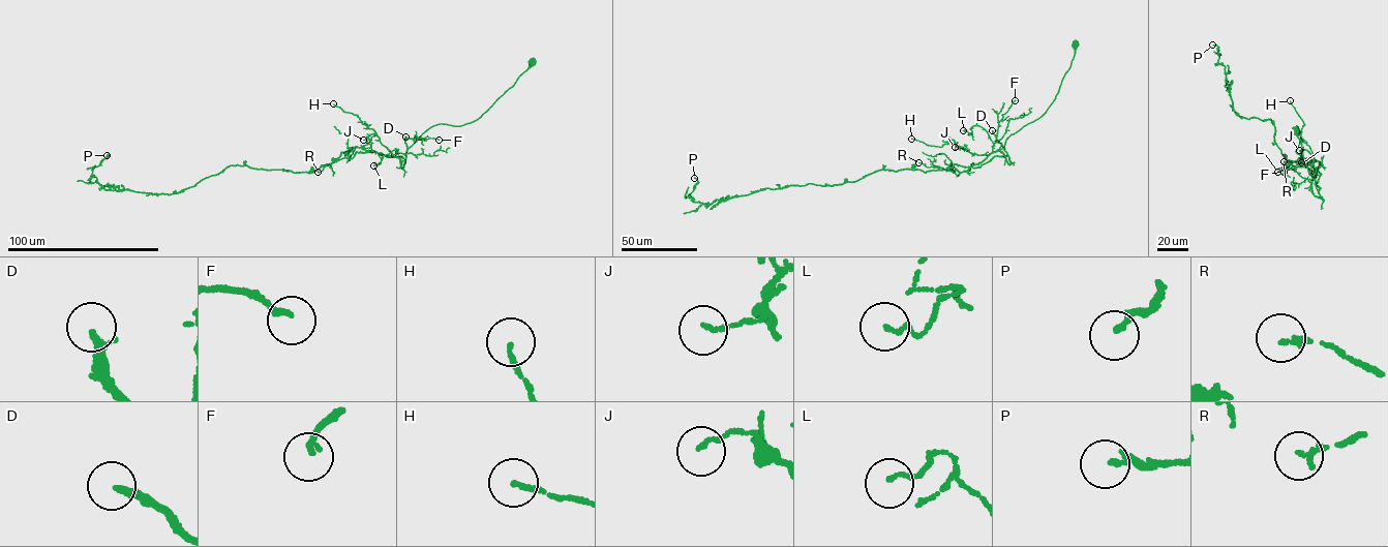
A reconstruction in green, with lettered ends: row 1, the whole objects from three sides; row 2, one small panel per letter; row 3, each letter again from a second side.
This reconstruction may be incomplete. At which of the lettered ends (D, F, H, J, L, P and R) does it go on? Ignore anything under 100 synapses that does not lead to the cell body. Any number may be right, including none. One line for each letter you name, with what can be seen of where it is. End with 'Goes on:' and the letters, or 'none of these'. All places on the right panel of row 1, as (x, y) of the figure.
Goes on: none of these

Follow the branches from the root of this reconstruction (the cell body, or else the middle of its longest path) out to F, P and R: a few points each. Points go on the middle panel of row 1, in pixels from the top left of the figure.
F: (1075, 43), (1070, 66), (1051, 104), (1039, 117), (1009, 135), (1003, 147), (996, 138), (998, 123), (1015, 100)
P: (1075, 43), (1045, 113), (1006, 139), (1006, 154), (978, 166), (878, 170), (711, 204), (689, 195), (694, 178)
R: (1075, 43), (1055, 97), (1039, 117), (1006, 139), (1006, 154), (974, 168), (955, 163), (939, 170), (918, 162)

